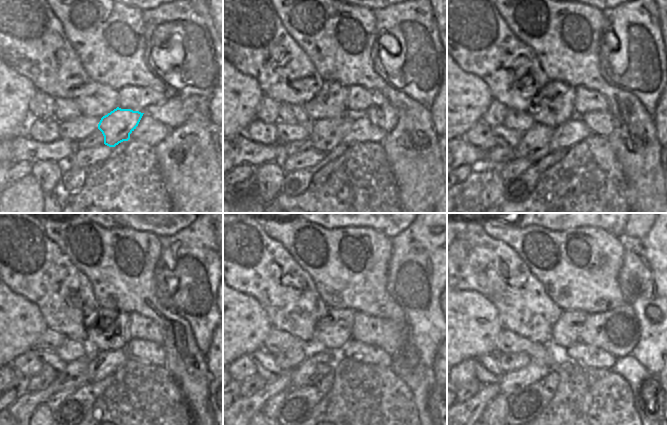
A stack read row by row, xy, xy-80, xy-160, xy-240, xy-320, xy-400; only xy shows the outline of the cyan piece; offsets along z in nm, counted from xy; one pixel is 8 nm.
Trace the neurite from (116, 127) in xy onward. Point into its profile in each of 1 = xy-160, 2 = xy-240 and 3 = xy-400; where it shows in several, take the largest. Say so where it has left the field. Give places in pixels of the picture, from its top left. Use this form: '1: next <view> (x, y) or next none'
1: next xy-160 (535, 144)
2: next xy-240 (75, 375)
3: next xy-400 (467, 413)

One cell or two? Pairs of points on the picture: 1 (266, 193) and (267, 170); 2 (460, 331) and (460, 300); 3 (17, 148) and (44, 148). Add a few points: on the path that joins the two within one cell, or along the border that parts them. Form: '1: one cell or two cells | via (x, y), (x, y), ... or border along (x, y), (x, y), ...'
1: one cell | via (267, 187), (267, 176)
2: one cell | via (460, 323), (461, 308)
3: one cell | via (24, 148), (37, 148)

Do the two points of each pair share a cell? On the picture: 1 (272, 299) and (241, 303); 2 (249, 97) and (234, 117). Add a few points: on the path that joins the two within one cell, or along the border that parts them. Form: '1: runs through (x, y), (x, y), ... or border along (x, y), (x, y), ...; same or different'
1: border along (237, 290), (250, 295), (261, 306), (270, 321); different
2: runs through (244, 102), (234, 112); same

